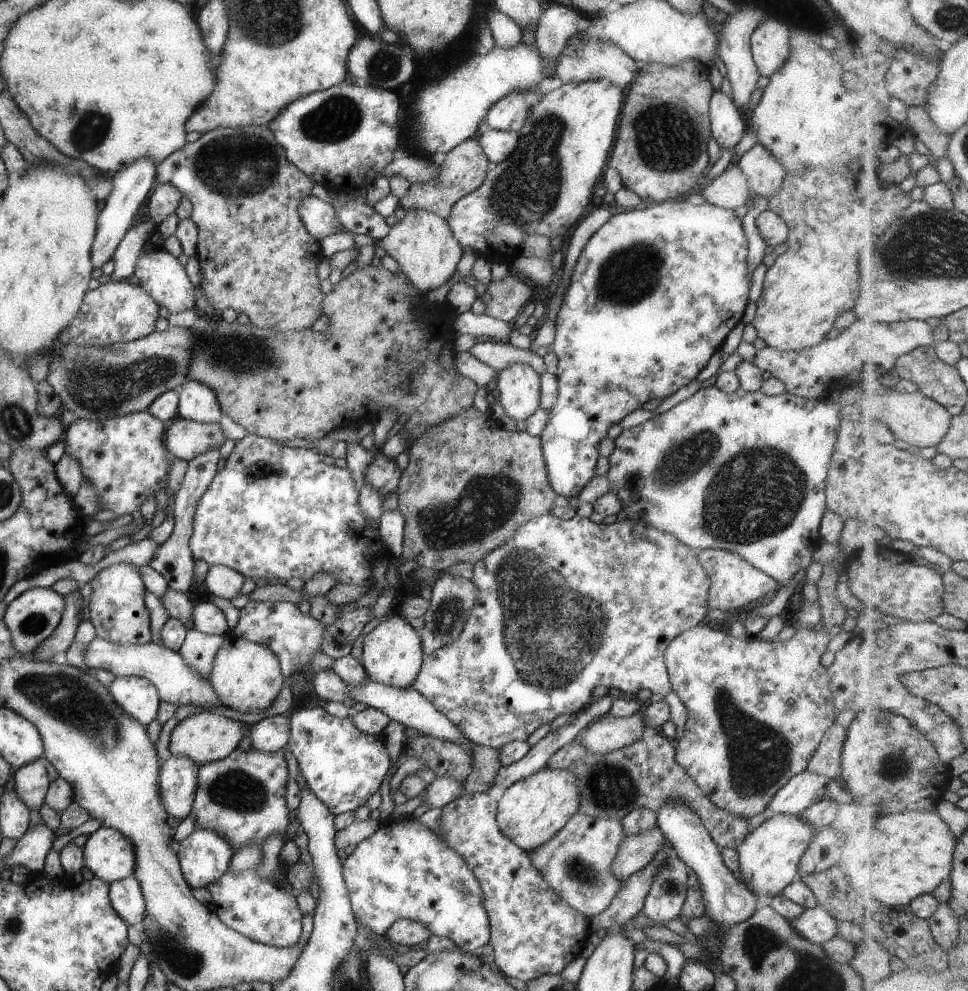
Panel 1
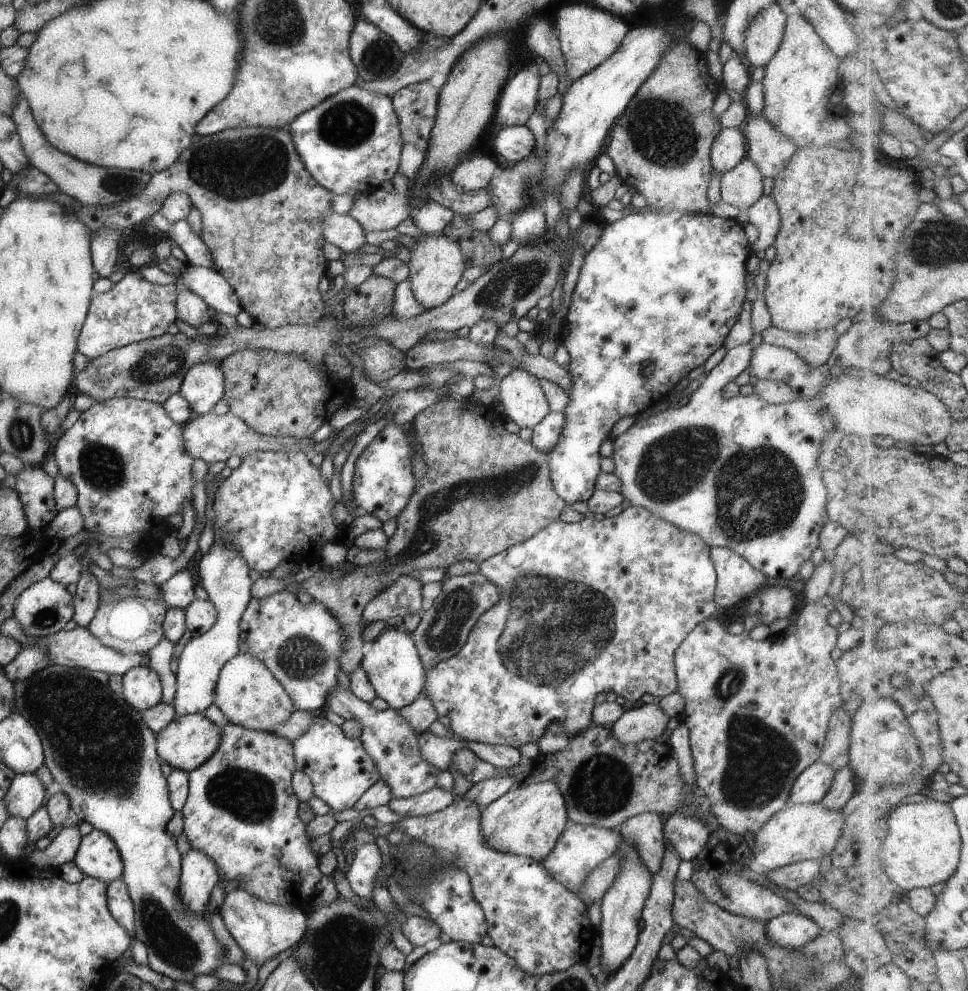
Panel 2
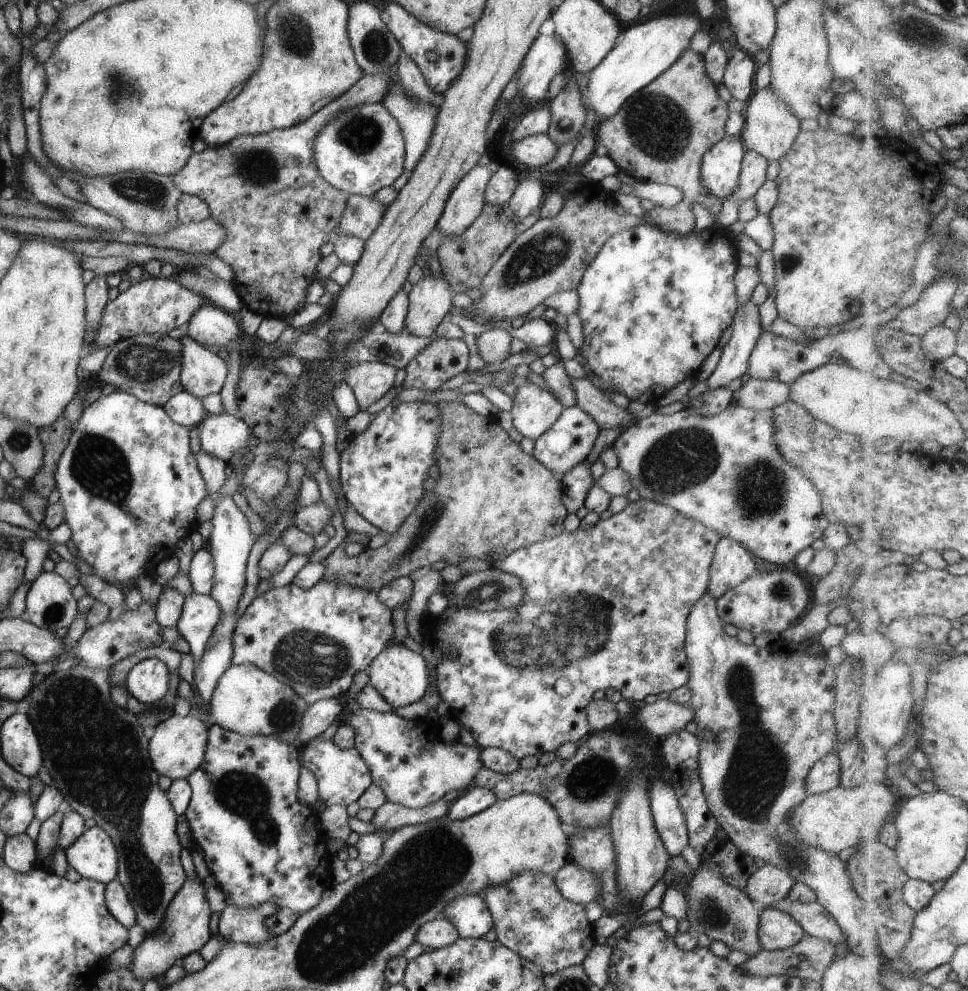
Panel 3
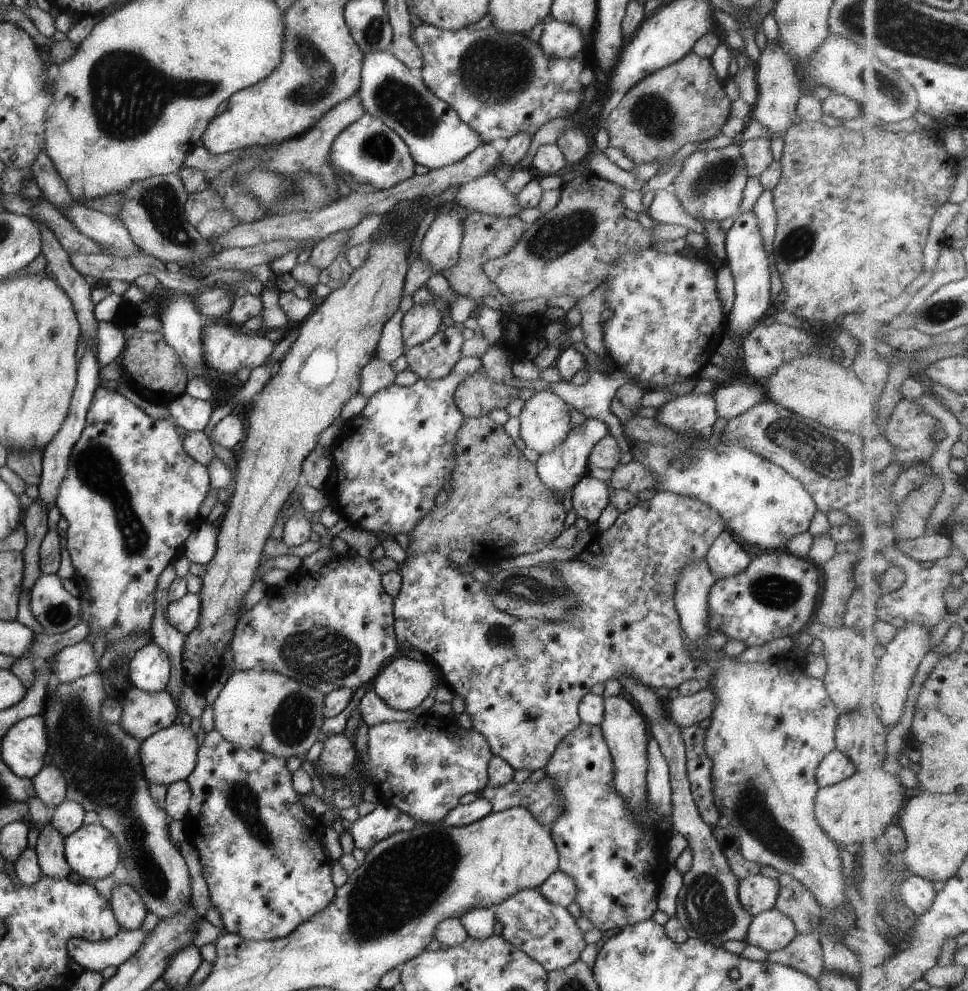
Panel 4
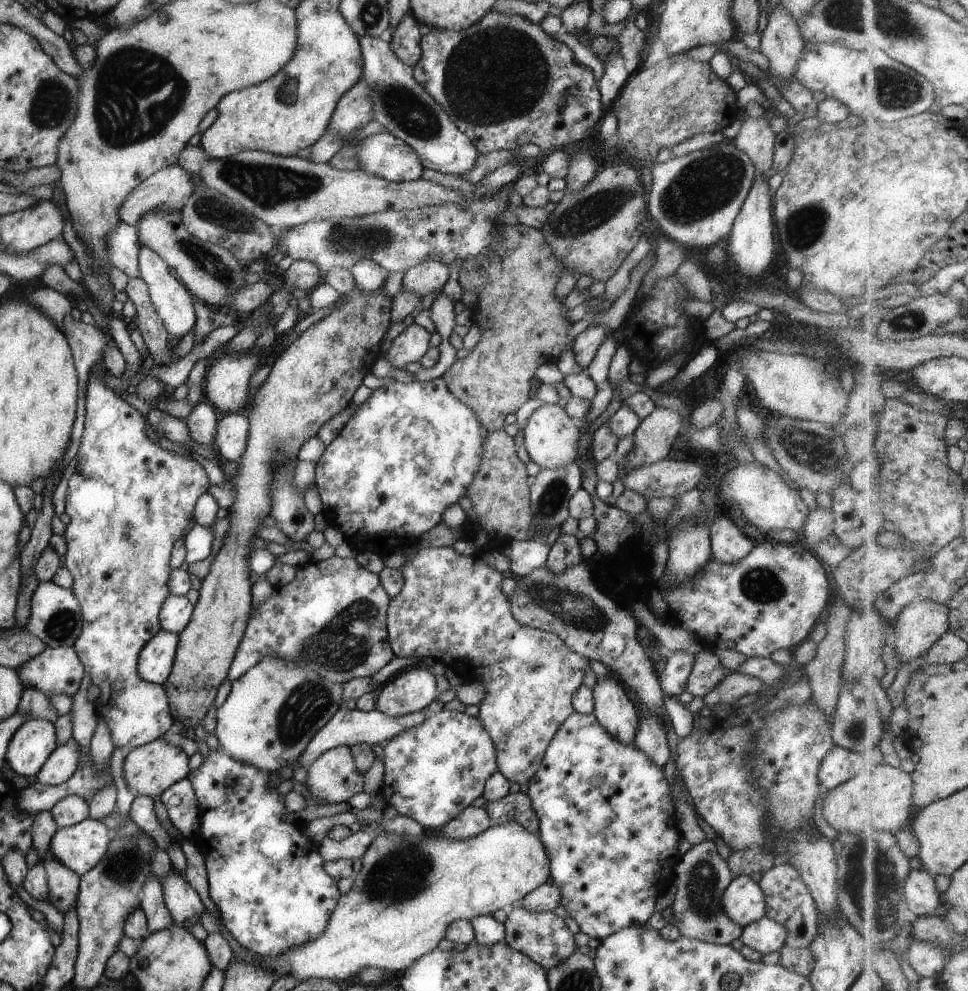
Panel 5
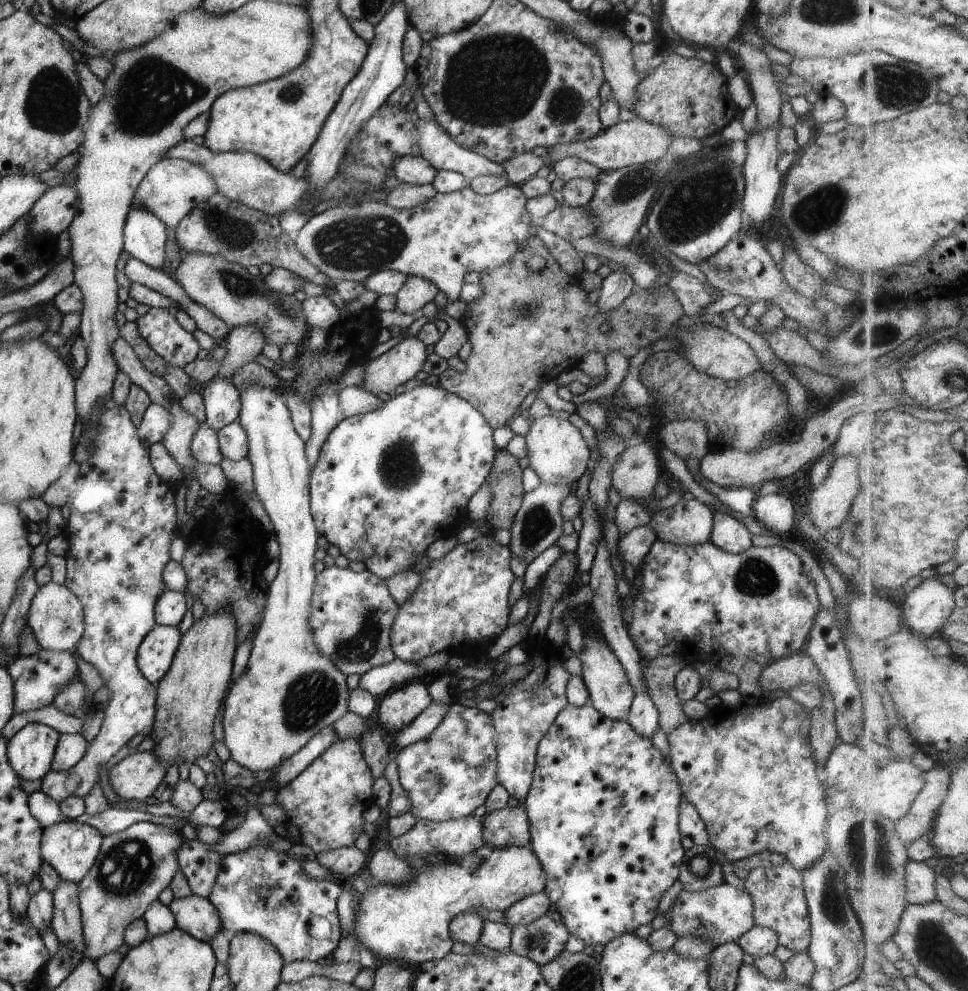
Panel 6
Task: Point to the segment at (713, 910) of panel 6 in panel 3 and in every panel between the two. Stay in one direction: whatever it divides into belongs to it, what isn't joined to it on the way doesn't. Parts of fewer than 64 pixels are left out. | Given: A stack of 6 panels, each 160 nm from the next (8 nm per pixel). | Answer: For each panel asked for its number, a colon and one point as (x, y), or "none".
3: (768, 884)
4: (756, 894)
5: (742, 901)

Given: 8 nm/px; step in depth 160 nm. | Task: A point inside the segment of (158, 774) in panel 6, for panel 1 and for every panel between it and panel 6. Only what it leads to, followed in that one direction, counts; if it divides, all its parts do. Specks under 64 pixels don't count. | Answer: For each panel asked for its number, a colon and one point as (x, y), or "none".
1: (203, 737)
2: (188, 740)
3: (177, 745)
4: (167, 755)
5: (149, 769)

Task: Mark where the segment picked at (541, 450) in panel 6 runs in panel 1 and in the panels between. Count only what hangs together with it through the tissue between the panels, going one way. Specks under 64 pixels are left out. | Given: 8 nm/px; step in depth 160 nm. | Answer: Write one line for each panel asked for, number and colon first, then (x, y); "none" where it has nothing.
1: (517, 388)
2: (520, 394)
3: (533, 410)
4: (544, 422)
5: (550, 436)

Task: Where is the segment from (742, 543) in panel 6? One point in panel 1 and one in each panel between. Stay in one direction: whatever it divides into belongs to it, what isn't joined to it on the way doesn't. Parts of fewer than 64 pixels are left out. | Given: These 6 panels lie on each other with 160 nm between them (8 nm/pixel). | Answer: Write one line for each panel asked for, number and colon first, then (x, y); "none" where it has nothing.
1: (734, 583)
2: (736, 580)
3: (731, 564)
4: (724, 557)
5: (727, 544)

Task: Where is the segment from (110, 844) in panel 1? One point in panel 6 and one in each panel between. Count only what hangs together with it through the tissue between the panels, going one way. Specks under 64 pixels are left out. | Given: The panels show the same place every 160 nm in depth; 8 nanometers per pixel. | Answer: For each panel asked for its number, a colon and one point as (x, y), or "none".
2: (96, 856)
3: (92, 854)
4: (91, 851)
5: (79, 847)
6: (70, 847)

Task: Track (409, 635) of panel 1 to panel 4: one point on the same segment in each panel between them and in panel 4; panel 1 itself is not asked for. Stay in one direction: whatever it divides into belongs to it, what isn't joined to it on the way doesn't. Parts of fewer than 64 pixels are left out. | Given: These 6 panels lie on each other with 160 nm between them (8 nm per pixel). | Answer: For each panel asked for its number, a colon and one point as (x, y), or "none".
2: (391, 664)
3: (399, 675)
4: (402, 684)

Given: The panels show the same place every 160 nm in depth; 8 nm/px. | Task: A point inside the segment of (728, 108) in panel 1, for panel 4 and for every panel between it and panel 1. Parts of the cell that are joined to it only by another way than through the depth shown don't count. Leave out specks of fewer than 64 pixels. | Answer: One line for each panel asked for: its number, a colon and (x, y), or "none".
2: (728, 147)
3: (720, 165)
4: (709, 186)

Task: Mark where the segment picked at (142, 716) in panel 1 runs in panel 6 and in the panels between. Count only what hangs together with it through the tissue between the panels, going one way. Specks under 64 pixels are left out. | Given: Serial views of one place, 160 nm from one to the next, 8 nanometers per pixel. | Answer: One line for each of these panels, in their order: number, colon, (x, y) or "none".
2: (141, 689)
3: (147, 681)
4: (148, 669)
5: (153, 664)
6: (155, 652)

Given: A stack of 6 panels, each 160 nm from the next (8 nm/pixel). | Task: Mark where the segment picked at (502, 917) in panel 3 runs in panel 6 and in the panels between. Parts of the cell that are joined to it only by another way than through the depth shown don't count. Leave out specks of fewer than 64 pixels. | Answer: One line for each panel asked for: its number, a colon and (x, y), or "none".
4: (545, 932)
5: (543, 937)
6: (541, 940)

